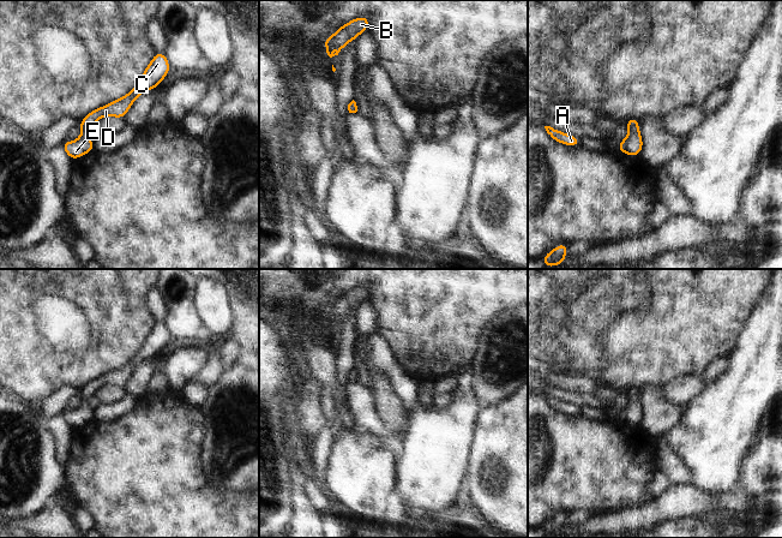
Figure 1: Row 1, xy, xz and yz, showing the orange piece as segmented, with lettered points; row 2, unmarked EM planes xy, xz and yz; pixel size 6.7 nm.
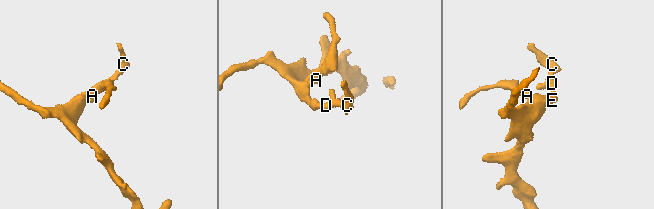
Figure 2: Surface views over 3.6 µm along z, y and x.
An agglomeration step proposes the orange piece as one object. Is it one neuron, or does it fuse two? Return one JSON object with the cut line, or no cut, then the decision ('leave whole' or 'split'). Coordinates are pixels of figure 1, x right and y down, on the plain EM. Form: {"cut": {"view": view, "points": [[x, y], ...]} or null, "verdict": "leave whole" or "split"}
{"cut": null, "verdict": "leave whole"}

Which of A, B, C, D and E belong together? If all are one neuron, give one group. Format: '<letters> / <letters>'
A B C D E

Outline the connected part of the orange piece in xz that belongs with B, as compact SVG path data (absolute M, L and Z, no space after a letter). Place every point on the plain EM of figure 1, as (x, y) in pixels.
M357 286L351 291L341 295L333 304L324 310L324 316L330 327L338 324L338 322L345 316L345 313L366 300L369 294L369 287Z

